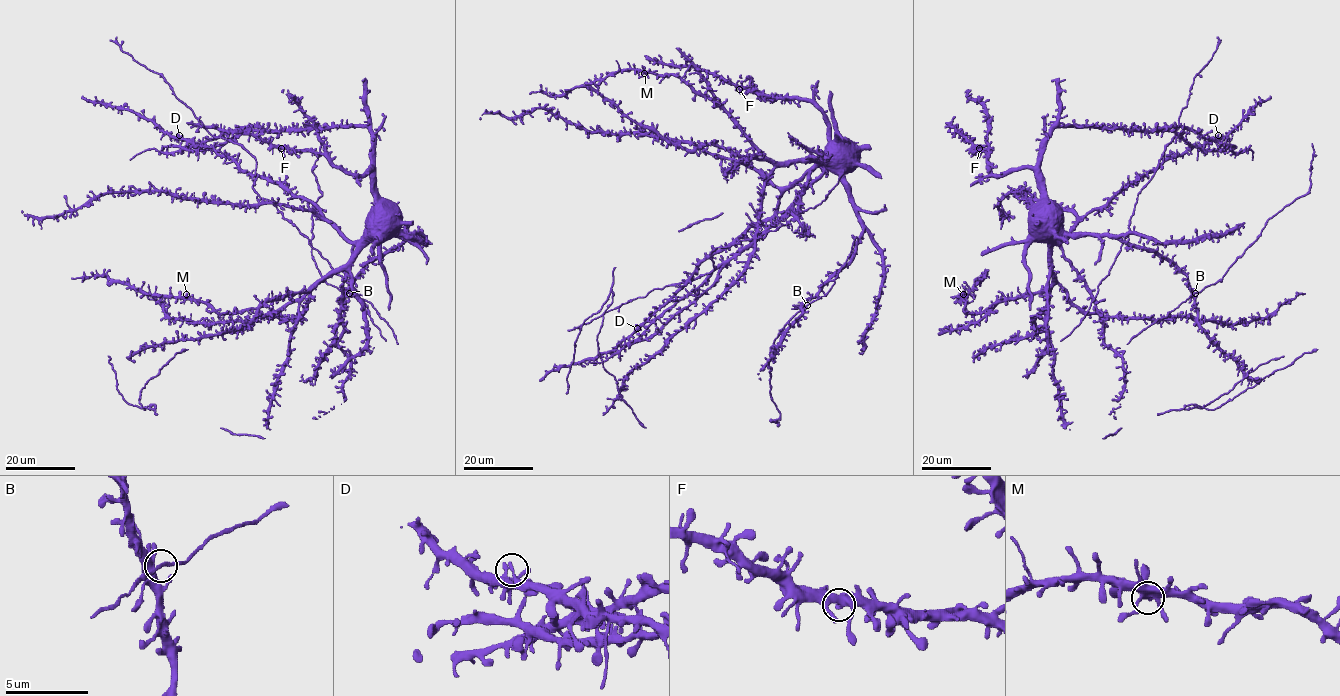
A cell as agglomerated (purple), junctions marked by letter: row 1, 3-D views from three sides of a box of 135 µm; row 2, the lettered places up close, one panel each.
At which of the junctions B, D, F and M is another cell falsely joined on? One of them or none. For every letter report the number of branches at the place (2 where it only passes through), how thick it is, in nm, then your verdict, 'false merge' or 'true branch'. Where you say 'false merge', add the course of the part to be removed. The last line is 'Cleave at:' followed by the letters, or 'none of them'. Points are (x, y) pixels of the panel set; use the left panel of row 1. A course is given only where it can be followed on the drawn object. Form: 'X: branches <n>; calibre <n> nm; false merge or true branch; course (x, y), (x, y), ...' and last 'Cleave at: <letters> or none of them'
B: branches 2; calibre 180 nm; true branch
D: branches 2; calibre 200 nm; true branch
F: branches 2; calibre 220 nm; true branch
M: branches 2; calibre 180 nm; true branch
Cleave at: none of them

